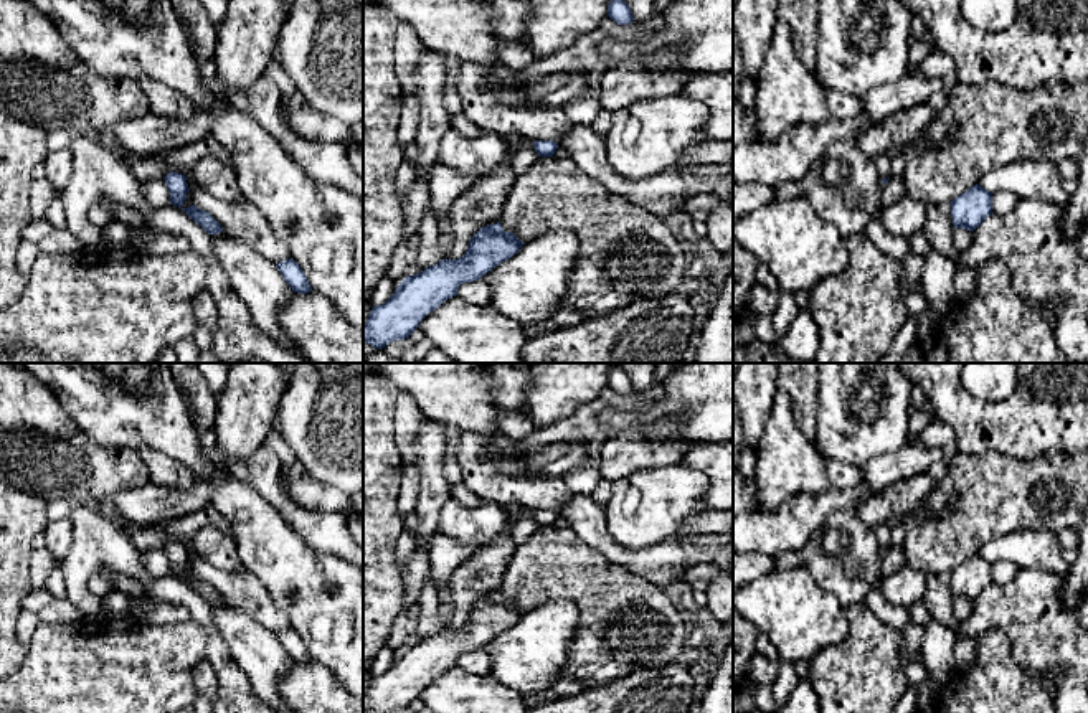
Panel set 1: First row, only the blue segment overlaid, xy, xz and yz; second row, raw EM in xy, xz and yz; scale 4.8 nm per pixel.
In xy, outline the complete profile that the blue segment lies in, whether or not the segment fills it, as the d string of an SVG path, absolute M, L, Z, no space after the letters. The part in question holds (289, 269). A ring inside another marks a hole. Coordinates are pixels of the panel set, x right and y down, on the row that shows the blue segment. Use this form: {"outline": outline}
{"outline": "M292 257L282 262L277 262L276 267L279 269L284 281L289 284L292 292L307 294L312 290L304 271Z"}

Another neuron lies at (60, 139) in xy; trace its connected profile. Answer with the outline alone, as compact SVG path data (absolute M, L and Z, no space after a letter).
M58 129L46 134L46 145L50 150L59 150L71 145L71 142L79 135L74 129Z

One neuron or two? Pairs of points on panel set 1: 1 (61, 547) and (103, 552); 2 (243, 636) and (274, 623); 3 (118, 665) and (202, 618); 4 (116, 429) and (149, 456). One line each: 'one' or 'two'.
1: two
2: two
3: two
4: two

